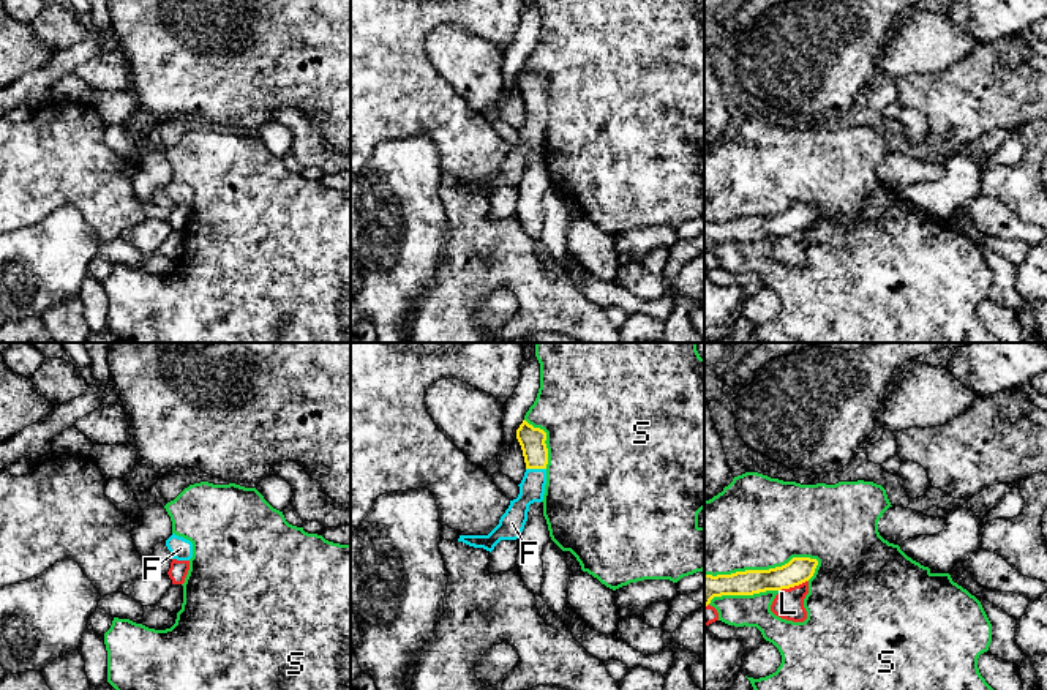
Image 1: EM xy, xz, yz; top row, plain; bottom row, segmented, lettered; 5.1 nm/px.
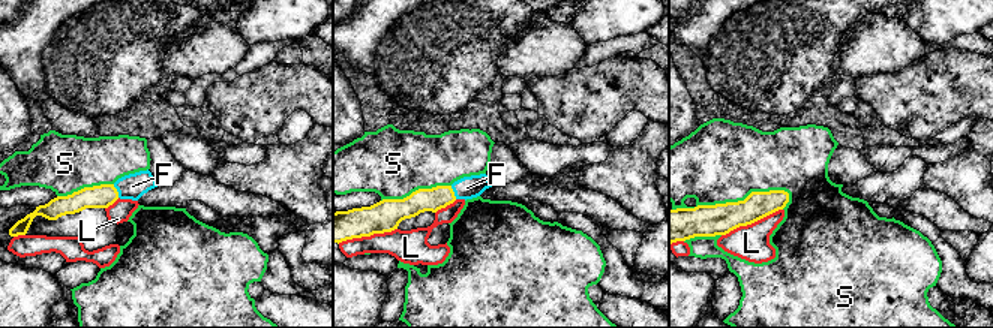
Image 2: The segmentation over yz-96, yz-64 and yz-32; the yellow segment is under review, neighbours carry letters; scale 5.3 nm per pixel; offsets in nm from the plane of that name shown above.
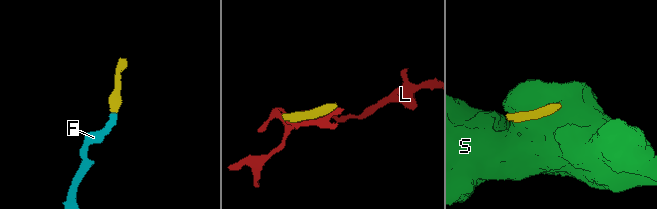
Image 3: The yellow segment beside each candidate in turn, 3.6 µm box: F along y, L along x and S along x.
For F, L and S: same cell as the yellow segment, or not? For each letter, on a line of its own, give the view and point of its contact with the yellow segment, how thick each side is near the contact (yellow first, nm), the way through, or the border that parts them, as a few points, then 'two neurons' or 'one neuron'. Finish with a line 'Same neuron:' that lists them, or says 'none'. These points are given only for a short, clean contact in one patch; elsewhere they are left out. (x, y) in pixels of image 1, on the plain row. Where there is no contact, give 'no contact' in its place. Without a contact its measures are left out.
F: contact xz (536, 114); calibres 130 and 130 nm; way xz (531, 86), (536, 114), (532, 131); one neuron
L: contact yz (793, 232); calibres 140 and 160 nm; two neurons
S: contact yz (761, 217); calibres 140 and 480 nm; two neurons
Same neuron: F

